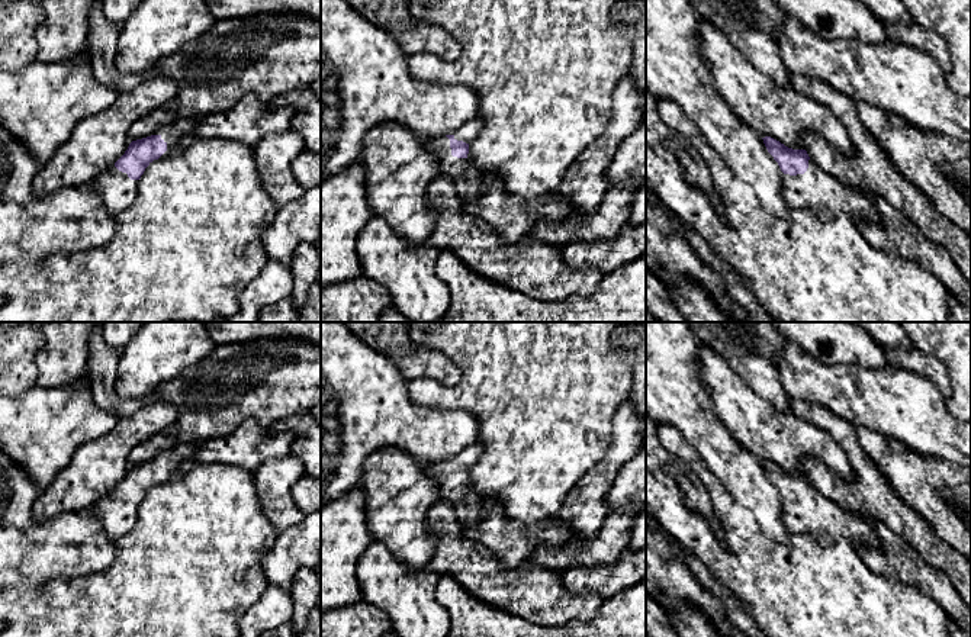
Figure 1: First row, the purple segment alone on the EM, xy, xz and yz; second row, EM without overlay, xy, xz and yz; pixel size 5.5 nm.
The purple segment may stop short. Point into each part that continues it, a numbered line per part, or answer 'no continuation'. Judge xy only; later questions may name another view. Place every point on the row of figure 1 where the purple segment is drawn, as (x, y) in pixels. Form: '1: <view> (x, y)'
1: xy (116, 189)

